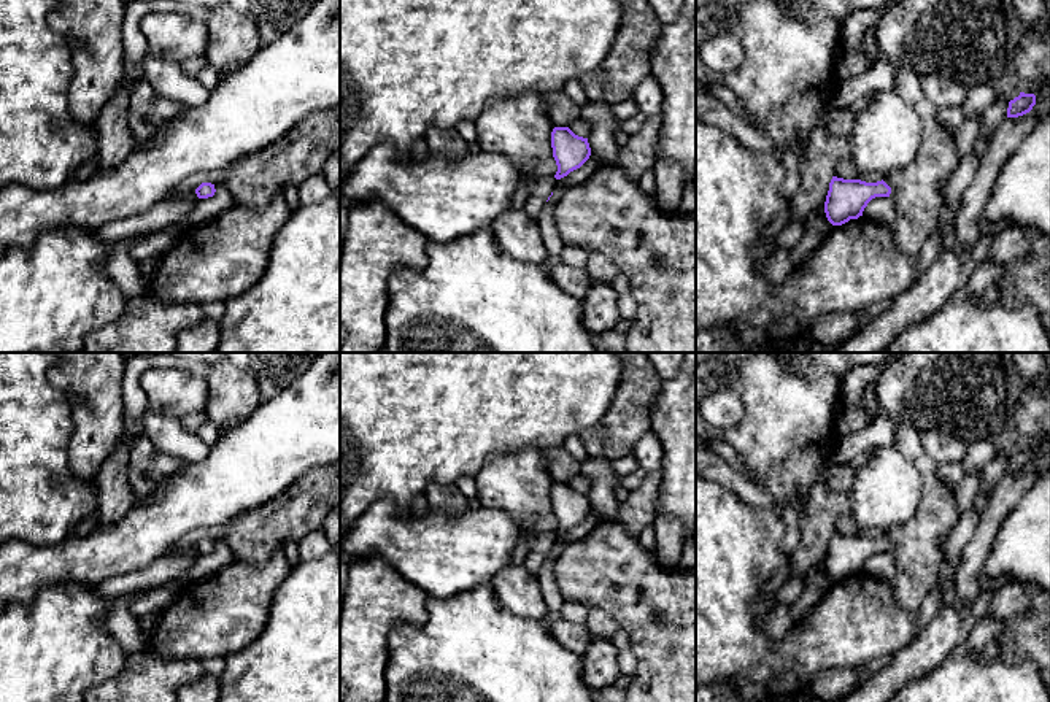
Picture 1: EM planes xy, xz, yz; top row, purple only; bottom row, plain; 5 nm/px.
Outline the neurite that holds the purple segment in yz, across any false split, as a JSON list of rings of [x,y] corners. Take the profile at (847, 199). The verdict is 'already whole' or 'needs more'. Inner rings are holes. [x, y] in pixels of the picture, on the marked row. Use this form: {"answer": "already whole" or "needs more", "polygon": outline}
{"answer": "already whole", "polygon": [[[832,176],[824,202],[824,213],[832,226],[842,226],[863,216],[867,203],[875,197],[890,197],[891,187],[882,179],[866,183]]]}

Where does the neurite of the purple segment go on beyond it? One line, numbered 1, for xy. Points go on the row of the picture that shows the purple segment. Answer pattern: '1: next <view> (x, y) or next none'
1: next none

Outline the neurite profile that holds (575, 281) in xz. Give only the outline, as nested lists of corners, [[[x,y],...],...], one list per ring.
[[[559,262],[550,272],[550,278],[558,287],[561,287],[578,300],[585,299],[593,281],[585,268],[569,267],[564,262]]]

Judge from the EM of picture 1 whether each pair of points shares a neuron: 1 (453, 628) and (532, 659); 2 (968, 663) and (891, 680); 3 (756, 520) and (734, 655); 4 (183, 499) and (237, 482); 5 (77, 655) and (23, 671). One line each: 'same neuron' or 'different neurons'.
1: same neuron
2: different neurons
3: same neuron
4: same neuron
5: same neuron

